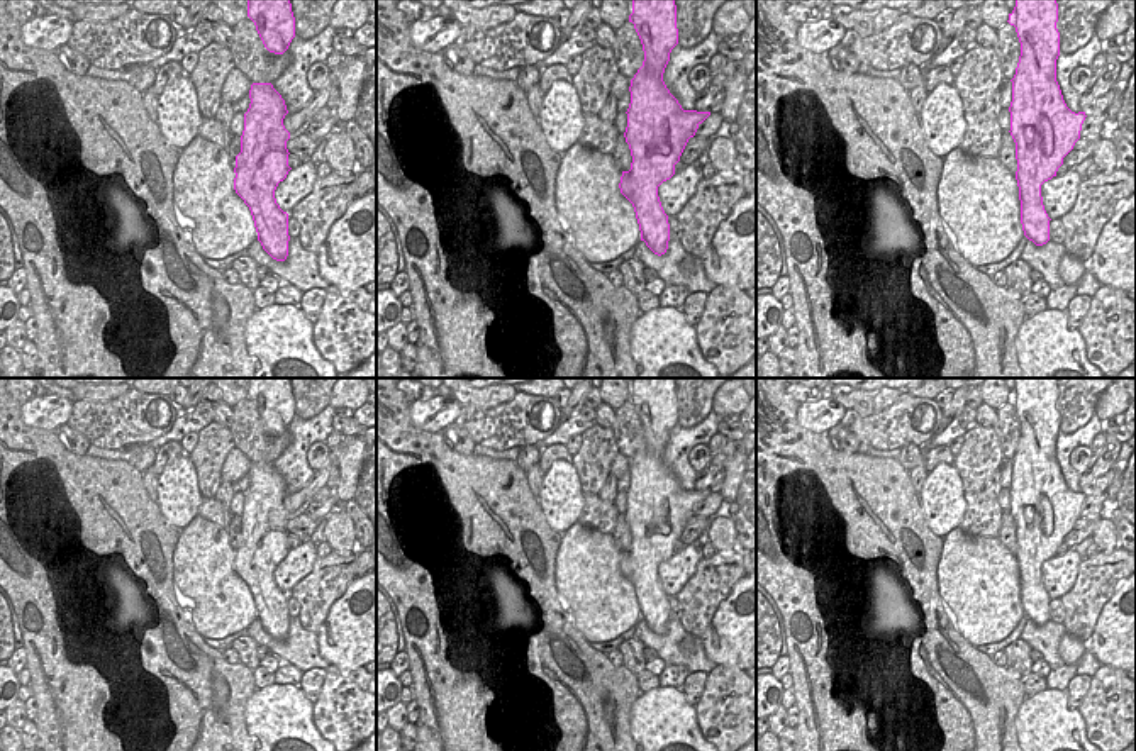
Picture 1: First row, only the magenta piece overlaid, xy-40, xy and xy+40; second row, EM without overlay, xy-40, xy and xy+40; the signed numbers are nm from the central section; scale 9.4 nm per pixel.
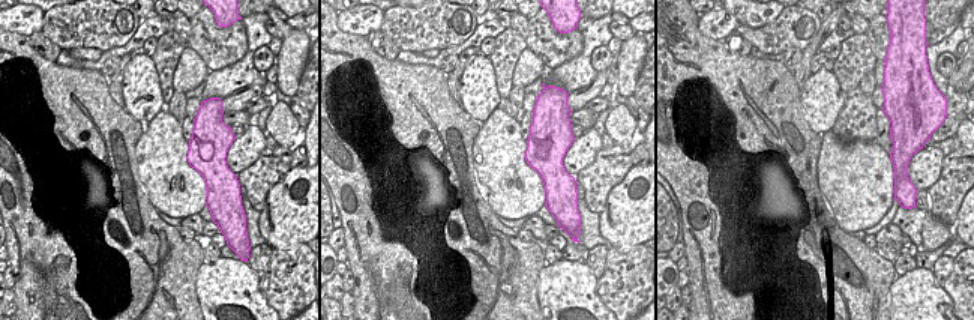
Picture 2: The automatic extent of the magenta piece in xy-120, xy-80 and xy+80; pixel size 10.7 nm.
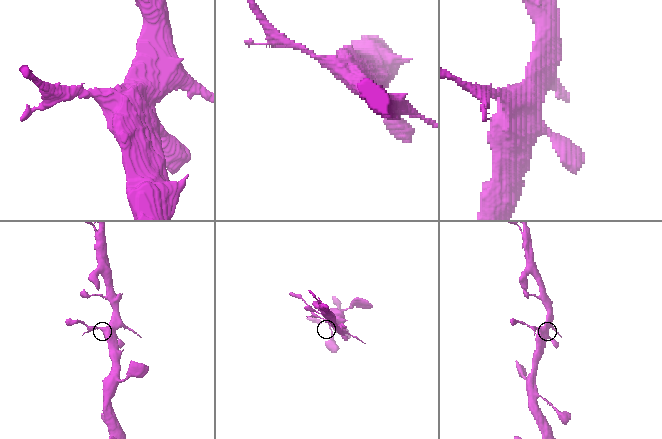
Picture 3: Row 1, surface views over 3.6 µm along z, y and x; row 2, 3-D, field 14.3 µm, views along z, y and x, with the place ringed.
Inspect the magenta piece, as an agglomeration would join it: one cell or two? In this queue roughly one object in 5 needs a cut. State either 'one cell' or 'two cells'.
one cell

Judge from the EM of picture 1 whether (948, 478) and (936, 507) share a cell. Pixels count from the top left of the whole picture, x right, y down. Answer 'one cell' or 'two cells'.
one cell

